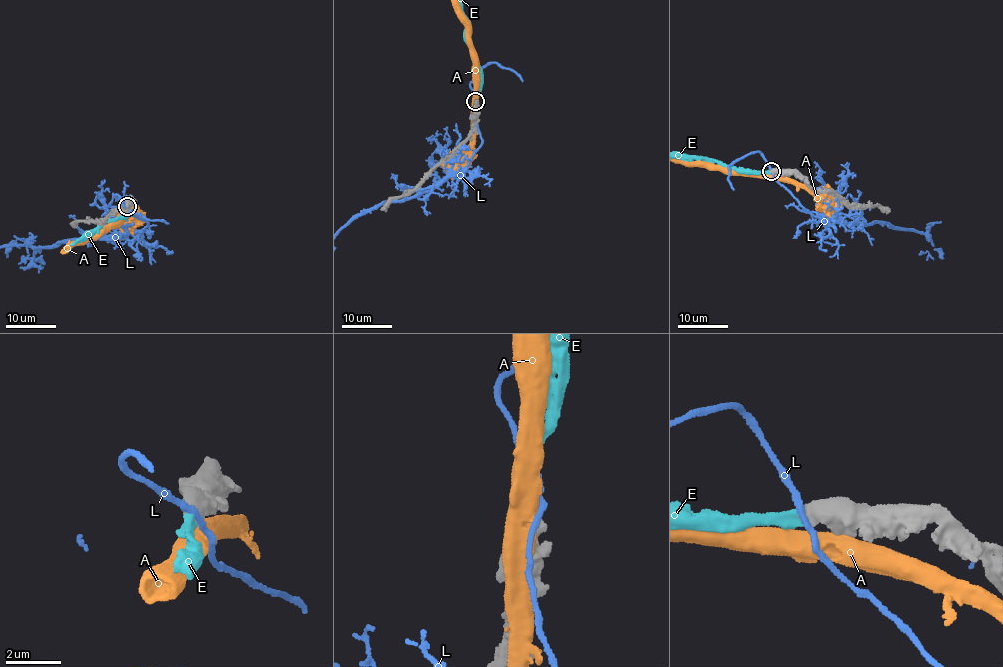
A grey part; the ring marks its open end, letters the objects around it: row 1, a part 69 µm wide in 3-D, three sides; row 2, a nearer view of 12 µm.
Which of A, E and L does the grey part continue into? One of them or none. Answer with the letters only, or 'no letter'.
E

